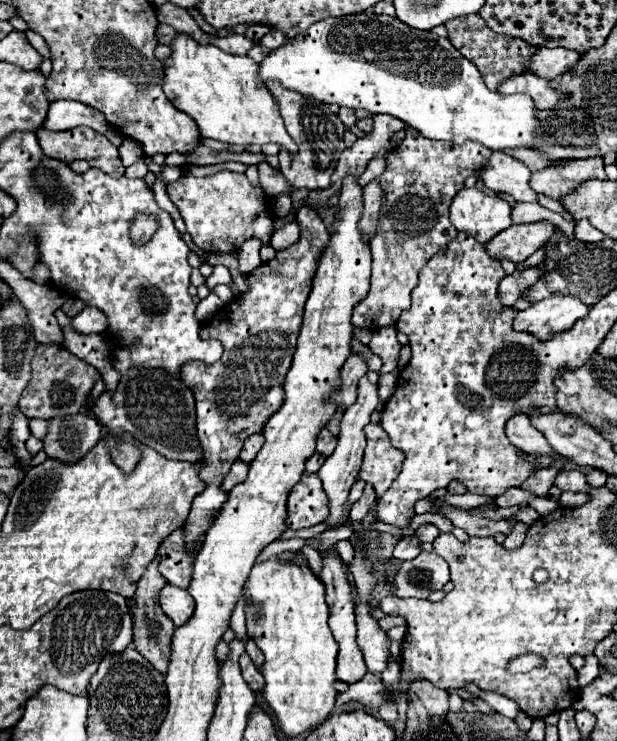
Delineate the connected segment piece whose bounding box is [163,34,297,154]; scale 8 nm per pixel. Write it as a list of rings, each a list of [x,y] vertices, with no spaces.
[[[177,34],[171,48],[173,54],[163,62],[163,92],[177,110],[195,120],[201,138],[243,148],[277,144],[287,148],[289,154],[297,152],[297,144],[285,130],[279,104],[257,80],[257,64],[249,56],[233,56],[215,46],[201,46],[187,34]]]

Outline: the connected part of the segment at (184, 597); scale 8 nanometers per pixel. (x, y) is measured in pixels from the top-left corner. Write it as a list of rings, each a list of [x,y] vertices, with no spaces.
[[[167,584],[161,594],[159,594],[159,604],[163,608],[163,612],[173,620],[173,624],[179,628],[183,626],[193,610],[195,610],[195,600],[191,598],[191,594],[187,590],[181,590],[173,584]]]

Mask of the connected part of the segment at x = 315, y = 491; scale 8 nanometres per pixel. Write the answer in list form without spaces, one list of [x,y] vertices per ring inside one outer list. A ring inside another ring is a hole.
[[[303,472],[301,480],[293,486],[287,502],[287,528],[301,530],[315,526],[327,518],[327,494],[317,474]]]

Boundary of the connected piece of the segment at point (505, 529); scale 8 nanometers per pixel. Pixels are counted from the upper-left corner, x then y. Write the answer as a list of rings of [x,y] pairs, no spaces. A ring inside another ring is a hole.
[[[451,506],[441,508],[441,514],[445,514],[453,522],[453,526],[463,528],[469,536],[495,536],[497,532],[509,534],[509,530],[515,524],[515,522],[507,522],[507,520],[493,522],[493,520],[485,518],[483,514],[469,514],[469,512],[451,508]]]

